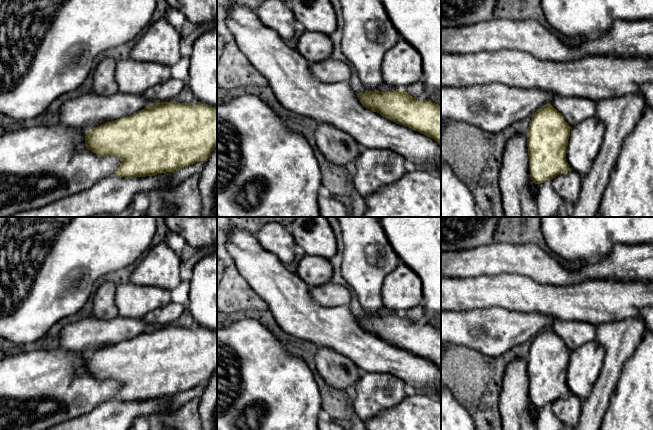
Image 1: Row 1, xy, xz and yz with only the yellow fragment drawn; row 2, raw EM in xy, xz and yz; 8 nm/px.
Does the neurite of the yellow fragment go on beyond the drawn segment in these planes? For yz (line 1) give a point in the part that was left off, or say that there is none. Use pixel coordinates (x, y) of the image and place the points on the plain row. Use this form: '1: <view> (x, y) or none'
1: yz (574, 334)

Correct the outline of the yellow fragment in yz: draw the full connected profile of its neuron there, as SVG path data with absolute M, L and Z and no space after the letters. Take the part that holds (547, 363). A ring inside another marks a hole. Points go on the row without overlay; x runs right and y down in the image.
M554 320L533 338L527 371L530 401L535 408L571 394L566 383L570 353L597 337L596 326L590 323Z

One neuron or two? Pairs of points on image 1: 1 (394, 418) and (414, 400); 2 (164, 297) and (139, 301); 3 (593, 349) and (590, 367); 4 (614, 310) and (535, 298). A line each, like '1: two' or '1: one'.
1: one
2: one
3: one
4: one

